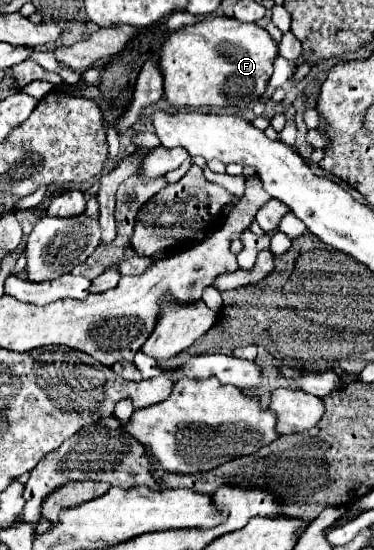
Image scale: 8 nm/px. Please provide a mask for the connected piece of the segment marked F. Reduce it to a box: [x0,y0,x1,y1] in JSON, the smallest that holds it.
[159,18,277,106]

